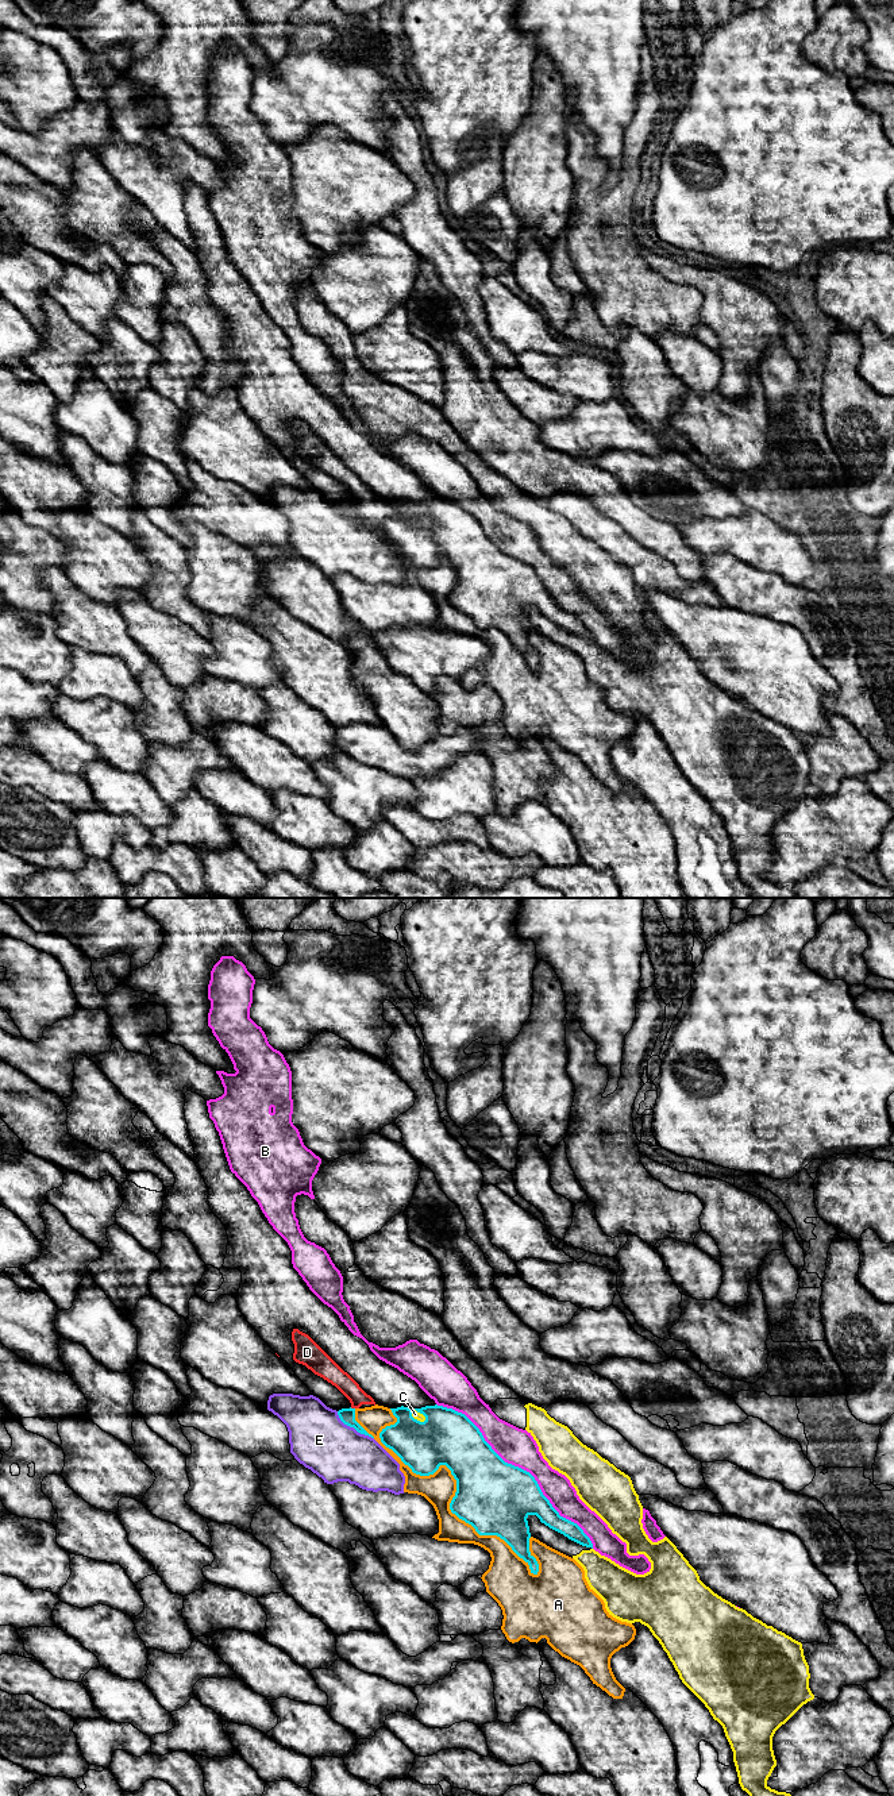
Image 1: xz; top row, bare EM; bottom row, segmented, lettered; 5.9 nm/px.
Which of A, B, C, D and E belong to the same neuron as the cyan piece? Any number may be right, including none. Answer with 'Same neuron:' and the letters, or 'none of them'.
Same neuron: none of them

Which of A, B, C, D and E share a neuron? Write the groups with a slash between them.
A D / B / C / E

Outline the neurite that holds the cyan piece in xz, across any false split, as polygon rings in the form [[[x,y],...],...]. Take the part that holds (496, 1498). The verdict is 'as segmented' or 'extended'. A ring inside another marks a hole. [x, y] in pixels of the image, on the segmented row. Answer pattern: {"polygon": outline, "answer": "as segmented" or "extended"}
{"polygon": [[[438,1404],[421,1408],[401,1406],[390,1410],[397,1422],[382,1429],[381,1442],[416,1475],[429,1476],[440,1465],[446,1465],[456,1480],[456,1492],[450,1503],[451,1512],[471,1525],[479,1535],[497,1535],[504,1539],[529,1565],[531,1573],[537,1575],[539,1564],[529,1552],[531,1533],[527,1521],[529,1515],[536,1515],[550,1529],[593,1549],[593,1543],[583,1530],[560,1516],[552,1507],[535,1477],[529,1472],[505,1462],[465,1414]]], "answer": "as segmented"}

